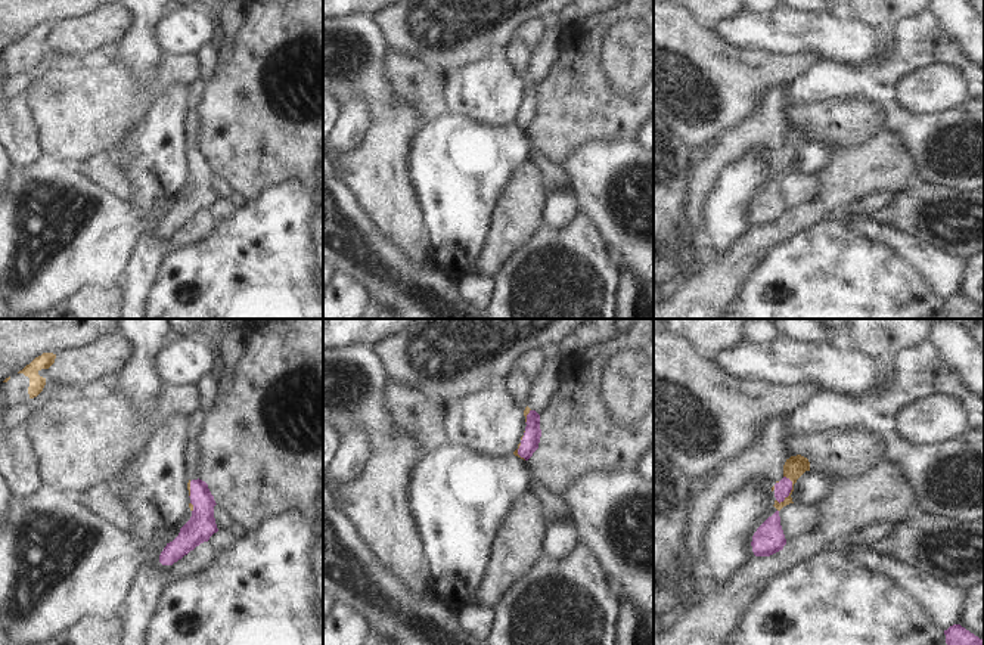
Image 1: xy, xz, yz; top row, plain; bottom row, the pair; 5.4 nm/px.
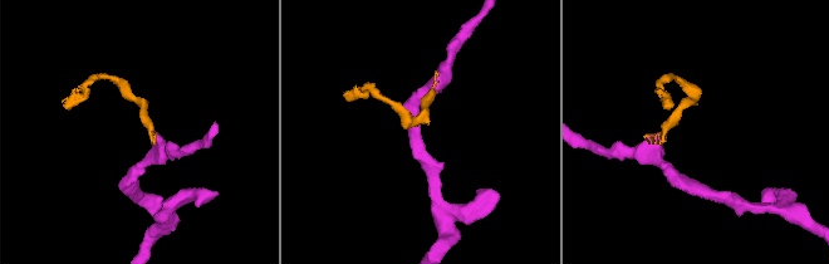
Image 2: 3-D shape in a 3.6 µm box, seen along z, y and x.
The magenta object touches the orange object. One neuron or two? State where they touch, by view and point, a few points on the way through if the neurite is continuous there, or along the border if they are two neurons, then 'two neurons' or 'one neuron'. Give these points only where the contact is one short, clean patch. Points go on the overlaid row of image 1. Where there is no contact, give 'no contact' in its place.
yz (791, 489) | across yz (782, 489), (791, 489), (794, 467) | one neuron

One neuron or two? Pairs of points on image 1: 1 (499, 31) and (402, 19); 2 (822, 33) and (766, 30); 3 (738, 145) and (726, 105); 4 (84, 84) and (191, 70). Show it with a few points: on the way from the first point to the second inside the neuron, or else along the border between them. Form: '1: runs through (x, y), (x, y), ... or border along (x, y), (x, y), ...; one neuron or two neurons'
1: runs through (475, 36), (463, 25), (425, 25); one neuron
2: runs through (809, 33), (779, 33); one neuron
3: border along (757, 109), (730, 126), (713, 143); two neurons
4: runs through (111, 87), (155, 87), (164, 80); one neuron

